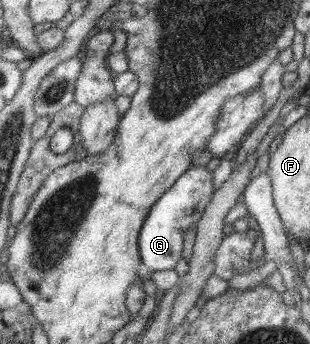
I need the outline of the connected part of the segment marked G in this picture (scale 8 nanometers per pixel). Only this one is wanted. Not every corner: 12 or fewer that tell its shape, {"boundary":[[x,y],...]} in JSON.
{"boundary":[[188,167],[149,209],[137,242],[149,271],[173,270],[184,230],[213,194]]}

